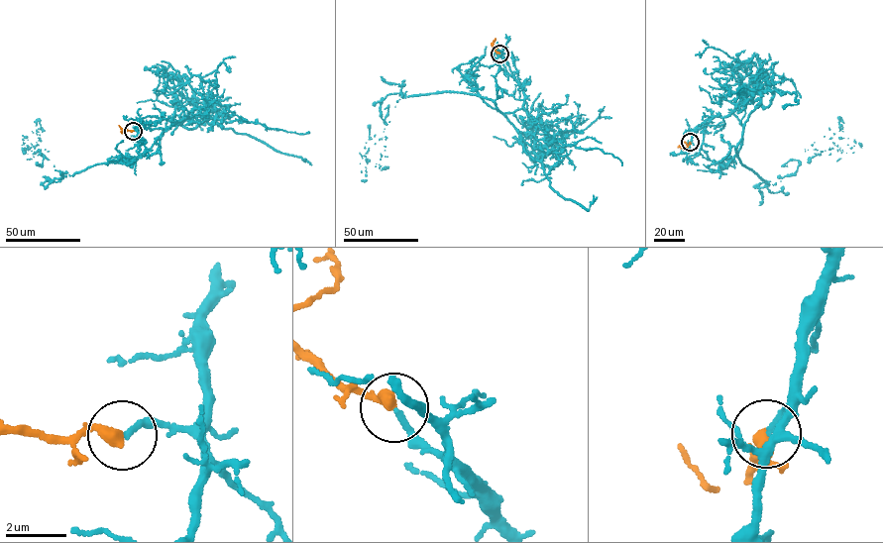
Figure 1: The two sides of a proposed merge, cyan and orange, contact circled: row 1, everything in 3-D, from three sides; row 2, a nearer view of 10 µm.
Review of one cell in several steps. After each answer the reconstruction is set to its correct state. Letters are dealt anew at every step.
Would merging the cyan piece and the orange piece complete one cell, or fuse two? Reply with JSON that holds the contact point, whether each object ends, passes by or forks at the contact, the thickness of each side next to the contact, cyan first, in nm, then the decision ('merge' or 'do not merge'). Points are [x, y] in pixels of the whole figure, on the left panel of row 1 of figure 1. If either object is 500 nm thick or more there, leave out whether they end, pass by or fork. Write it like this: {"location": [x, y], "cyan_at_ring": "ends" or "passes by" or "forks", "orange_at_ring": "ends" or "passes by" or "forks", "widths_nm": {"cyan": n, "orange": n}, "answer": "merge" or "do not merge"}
{"location": [133, 131], "cyan_at_ring": "ends", "orange_at_ring": "ends", "widths_nm": {"cyan": 190, "orange": 440}, "answer": "merge"}

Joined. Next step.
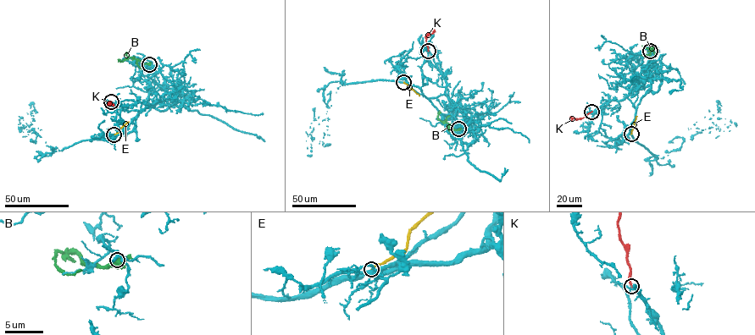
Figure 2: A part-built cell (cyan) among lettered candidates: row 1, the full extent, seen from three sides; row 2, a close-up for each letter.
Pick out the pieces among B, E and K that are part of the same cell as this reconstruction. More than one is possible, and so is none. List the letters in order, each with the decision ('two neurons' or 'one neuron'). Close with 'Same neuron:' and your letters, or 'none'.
B: two neurons
E: two neurons
K: two neurons
Same neuron: none

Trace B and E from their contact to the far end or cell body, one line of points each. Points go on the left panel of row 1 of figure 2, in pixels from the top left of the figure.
B: (149, 64), (130, 57), (121, 62), (118, 58)
E: (113, 134), (129, 121)

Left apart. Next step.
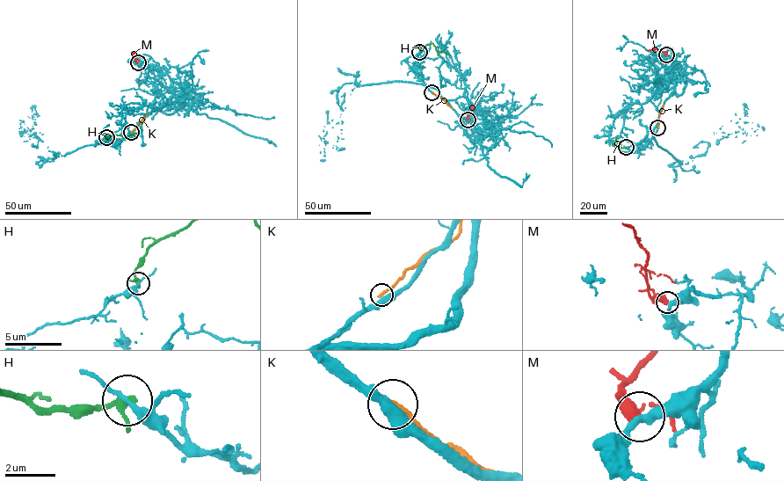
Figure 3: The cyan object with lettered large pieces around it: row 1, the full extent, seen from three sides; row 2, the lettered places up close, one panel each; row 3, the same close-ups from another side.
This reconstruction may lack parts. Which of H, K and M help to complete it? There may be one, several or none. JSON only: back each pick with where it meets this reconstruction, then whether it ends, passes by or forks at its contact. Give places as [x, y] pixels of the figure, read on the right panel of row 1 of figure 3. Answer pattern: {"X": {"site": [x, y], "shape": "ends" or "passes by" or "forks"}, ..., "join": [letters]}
{"M": {"site": [666, 54], "shape": "ends"}, "join": ["M"]}

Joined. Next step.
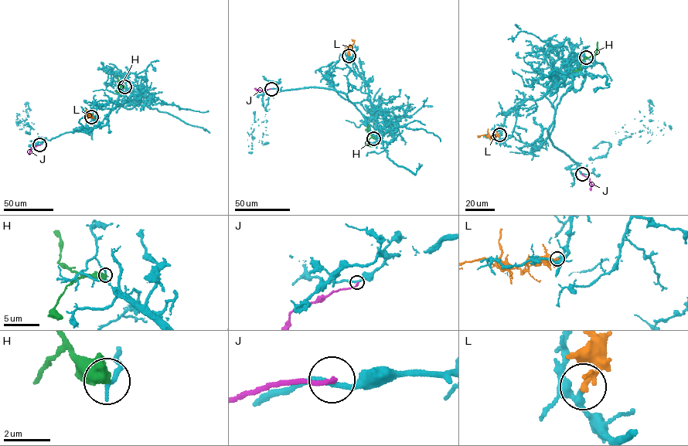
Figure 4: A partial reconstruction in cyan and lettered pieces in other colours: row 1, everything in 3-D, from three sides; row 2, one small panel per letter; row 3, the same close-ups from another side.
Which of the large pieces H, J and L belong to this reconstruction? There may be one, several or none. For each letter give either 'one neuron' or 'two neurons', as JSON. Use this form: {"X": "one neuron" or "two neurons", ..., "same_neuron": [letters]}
{"H": "two neurons", "J": "two neurons", "L": "two neurons", "same_neuron": []}

